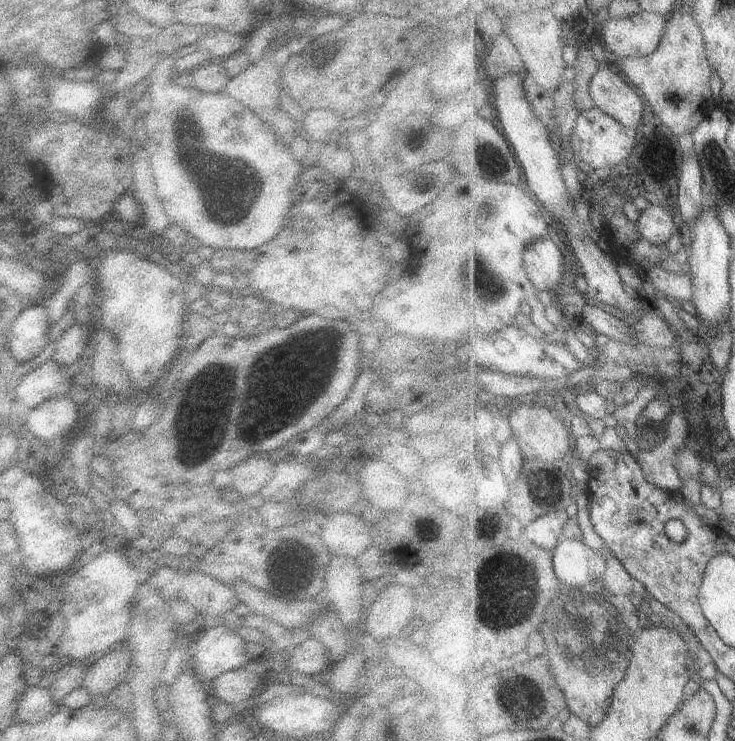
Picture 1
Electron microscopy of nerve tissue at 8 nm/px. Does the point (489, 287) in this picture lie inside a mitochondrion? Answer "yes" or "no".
yes

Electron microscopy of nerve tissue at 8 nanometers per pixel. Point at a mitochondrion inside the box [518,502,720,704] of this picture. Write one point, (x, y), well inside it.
(586, 625)

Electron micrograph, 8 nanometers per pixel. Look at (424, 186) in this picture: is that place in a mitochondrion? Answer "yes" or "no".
no

